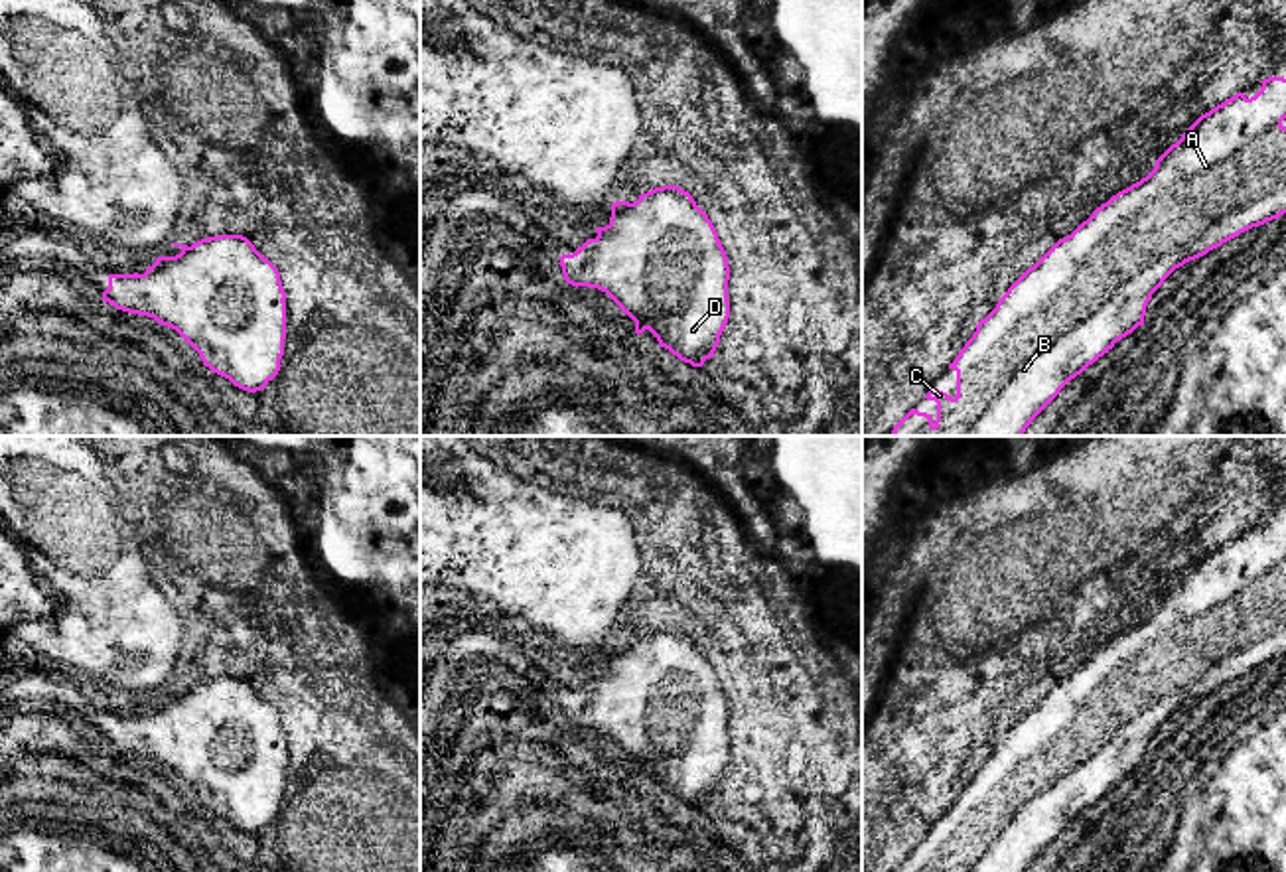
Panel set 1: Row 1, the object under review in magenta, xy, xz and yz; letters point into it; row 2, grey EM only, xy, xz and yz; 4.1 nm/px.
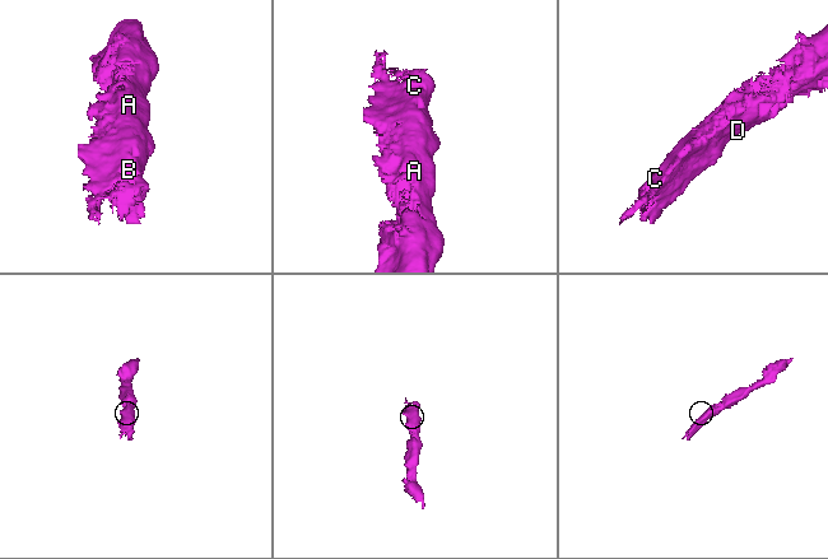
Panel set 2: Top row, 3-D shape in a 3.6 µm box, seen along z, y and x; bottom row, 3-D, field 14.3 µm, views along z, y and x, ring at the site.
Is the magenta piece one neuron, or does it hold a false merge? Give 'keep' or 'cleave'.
keep

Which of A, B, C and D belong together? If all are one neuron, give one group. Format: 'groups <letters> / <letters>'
groups A B C D

